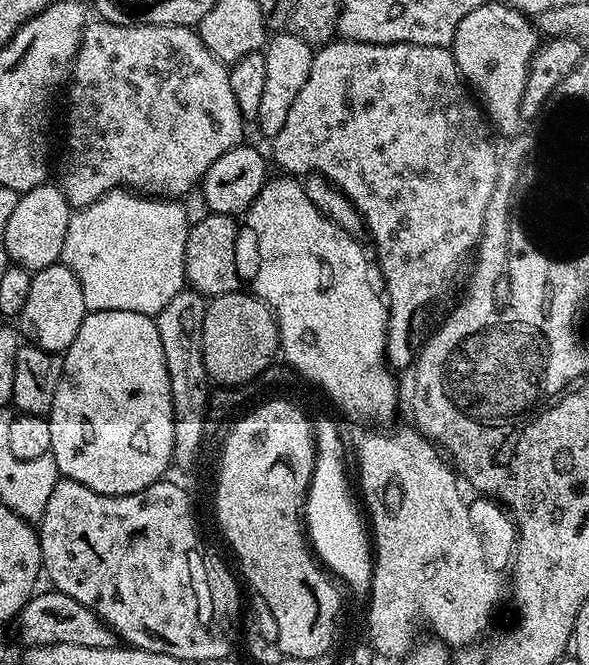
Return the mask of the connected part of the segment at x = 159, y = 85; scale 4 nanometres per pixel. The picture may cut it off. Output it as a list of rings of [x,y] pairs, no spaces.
[[[99,18],[93,20],[93,24],[91,21],[84,25],[84,33],[80,39],[80,48],[76,51],[76,60],[72,64],[70,79],[66,84],[66,92],[68,88],[68,133],[64,136],[64,161],[60,164],[60,180],[58,179],[58,187],[62,190],[64,197],[68,199],[68,203],[76,210],[90,206],[98,198],[105,196],[107,192],[117,191],[121,186],[137,194],[147,194],[153,198],[184,198],[184,195],[186,195],[195,184],[197,187],[197,185],[203,181],[206,170],[210,166],[214,166],[214,162],[218,158],[222,158],[222,154],[226,154],[226,150],[240,147],[242,141],[245,139],[244,127],[246,127],[246,121],[244,115],[238,110],[238,102],[234,102],[234,90],[230,90],[228,68],[221,63],[220,60],[214,59],[210,52],[206,50],[206,46],[202,42],[199,31],[197,31],[195,27],[182,24],[131,24],[130,26],[122,26],[121,24],[111,24],[109,20],[101,20]]]

